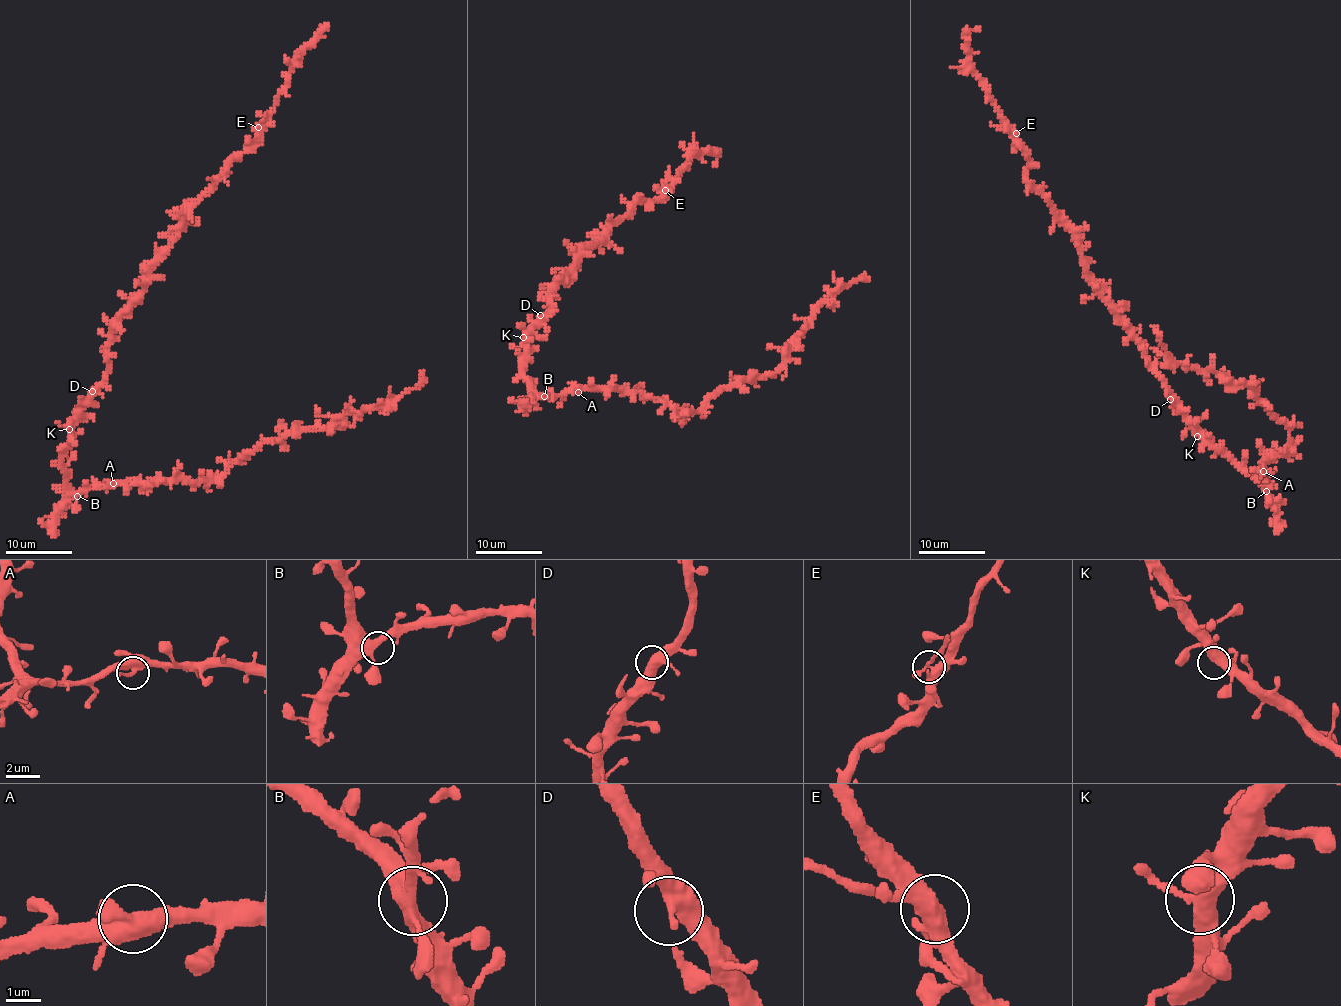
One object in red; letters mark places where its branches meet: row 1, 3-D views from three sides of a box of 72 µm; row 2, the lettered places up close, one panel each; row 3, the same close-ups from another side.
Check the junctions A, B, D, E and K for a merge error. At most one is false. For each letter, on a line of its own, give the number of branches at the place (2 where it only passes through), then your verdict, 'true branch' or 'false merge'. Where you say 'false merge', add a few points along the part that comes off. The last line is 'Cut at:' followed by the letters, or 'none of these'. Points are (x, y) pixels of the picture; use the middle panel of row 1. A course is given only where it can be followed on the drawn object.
A: 4 | true branch
B: 3 | true branch
D: 3 | true branch
E: 3 | false merge | (665, 191), (670, 166)
K: 3 | true branch
Cut at: E

